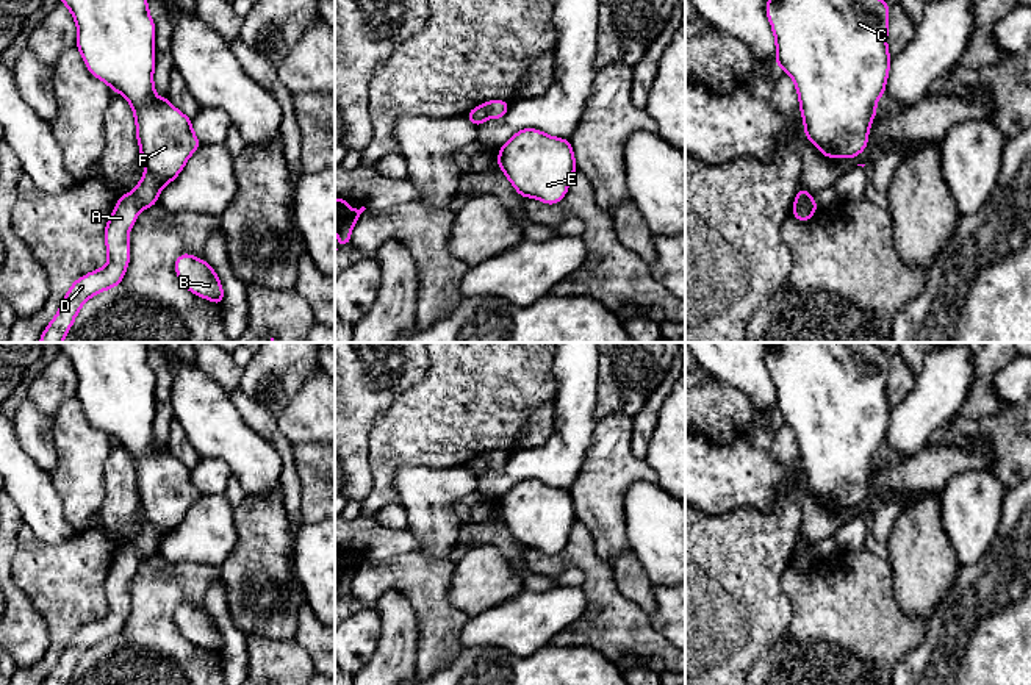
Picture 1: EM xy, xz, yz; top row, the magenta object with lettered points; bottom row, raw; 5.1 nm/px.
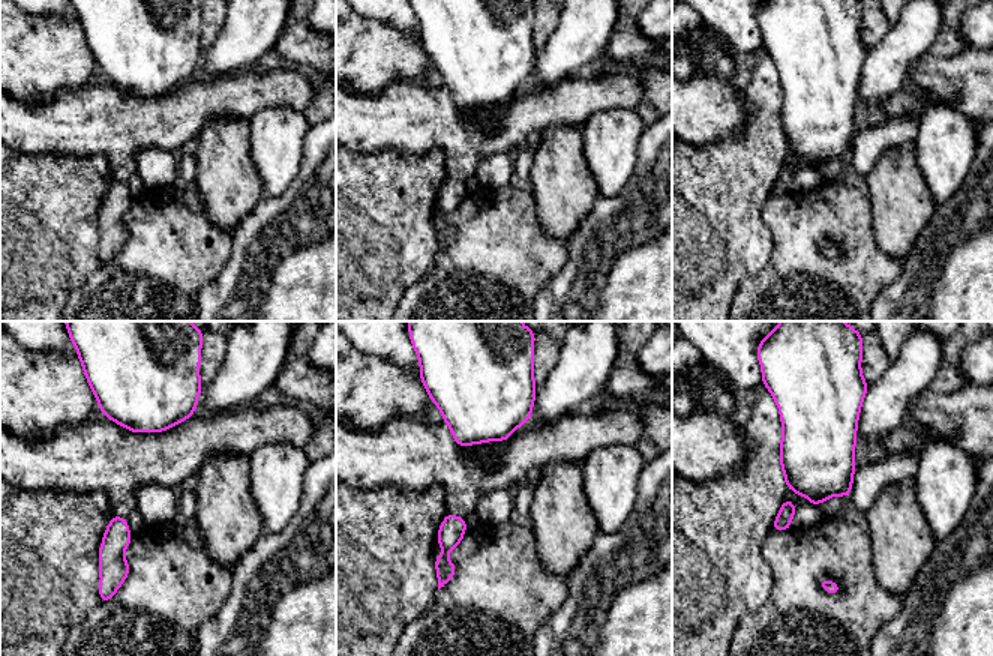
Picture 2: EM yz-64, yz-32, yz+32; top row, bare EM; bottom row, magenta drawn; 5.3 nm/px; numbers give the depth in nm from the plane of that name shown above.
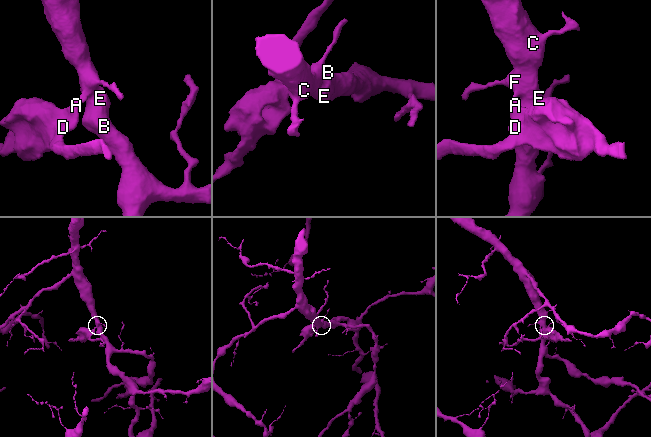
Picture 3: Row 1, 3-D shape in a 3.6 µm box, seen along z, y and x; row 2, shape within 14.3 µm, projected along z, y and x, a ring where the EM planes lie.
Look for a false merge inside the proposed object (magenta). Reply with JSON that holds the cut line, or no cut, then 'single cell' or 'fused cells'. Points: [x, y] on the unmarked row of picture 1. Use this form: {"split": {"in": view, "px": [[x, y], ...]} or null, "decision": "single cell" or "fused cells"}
{"split": {"in": "xy", "px": [[132, 543], [140, 560]]}, "decision": "fused cells"}

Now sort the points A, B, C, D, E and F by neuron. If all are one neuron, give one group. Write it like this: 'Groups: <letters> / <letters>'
Groups: A D / B C E F

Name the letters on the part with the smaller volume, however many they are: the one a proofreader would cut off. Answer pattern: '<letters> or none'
A, D

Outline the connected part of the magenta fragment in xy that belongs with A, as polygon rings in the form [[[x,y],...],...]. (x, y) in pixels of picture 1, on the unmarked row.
[[[125,543],[116,554],[105,577],[108,613],[92,621],[69,638],[56,666],[42,685],[67,685],[83,654],[92,646],[120,635],[130,613],[128,582],[139,565],[133,543]]]

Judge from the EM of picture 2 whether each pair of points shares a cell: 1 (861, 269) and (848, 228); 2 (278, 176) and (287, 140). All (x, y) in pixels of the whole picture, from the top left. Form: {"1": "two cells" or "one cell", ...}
{"1": "one cell", "2": "one cell"}

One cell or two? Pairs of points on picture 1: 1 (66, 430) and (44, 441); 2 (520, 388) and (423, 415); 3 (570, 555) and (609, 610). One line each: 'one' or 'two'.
1: two
2: one
3: one

